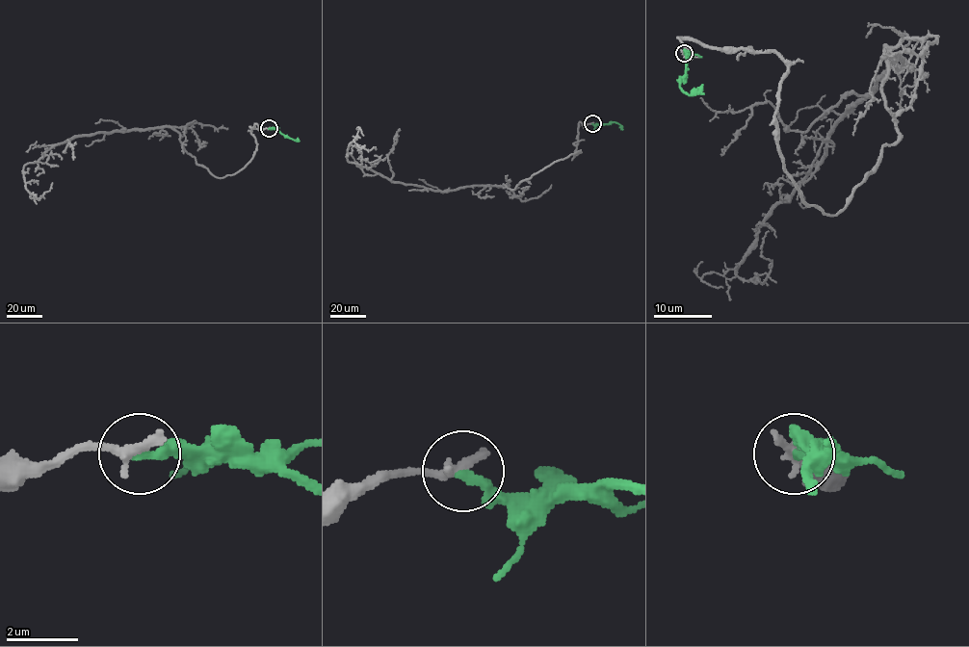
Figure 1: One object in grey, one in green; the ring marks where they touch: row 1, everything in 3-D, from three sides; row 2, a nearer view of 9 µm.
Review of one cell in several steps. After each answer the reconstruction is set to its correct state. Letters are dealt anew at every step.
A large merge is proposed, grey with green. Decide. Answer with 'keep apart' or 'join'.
keep apart

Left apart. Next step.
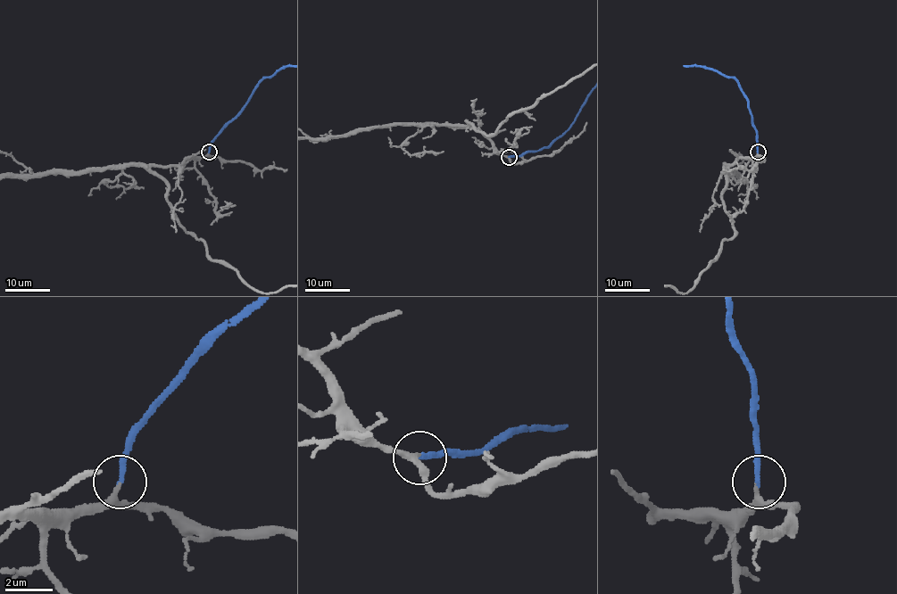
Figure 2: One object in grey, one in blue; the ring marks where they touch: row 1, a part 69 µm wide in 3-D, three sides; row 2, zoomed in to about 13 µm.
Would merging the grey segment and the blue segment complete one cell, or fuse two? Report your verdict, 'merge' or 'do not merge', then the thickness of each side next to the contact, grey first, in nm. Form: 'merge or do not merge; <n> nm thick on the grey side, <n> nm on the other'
merge; 150 nm thick on the grey side, 240 nm on the other

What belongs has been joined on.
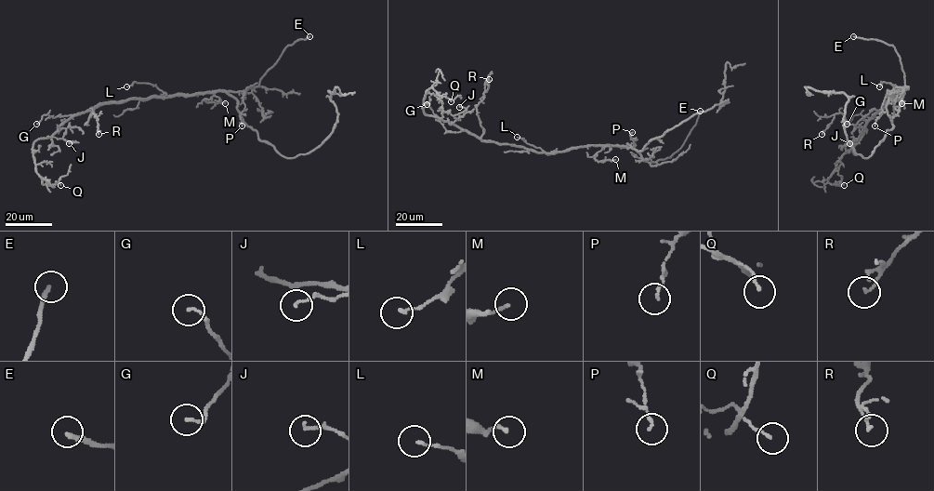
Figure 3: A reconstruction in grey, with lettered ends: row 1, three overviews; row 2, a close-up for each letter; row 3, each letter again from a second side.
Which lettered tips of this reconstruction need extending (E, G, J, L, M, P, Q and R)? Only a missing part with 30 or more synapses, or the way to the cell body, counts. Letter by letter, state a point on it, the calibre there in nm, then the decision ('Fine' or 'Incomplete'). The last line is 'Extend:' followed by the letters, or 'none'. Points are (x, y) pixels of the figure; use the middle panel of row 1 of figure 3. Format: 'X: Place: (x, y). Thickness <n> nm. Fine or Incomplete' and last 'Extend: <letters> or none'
E: Place: (700, 111). Thickness 200 nm. Incomplete
G: Place: (427, 104). Thickness 120 nm. Fine
J: Place: (459, 107). Thickness 120 nm. Fine
L: Place: (517, 137). Thickness 140 nm. Fine
M: Place: (615, 159). Thickness 150 nm. Fine
P: Place: (632, 132). Thickness 130 nm. Fine
Q: Place: (451, 101). Thickness 130 nm. Fine
R: Place: (489, 79). Thickness 120 nm. Fine
Extend: E

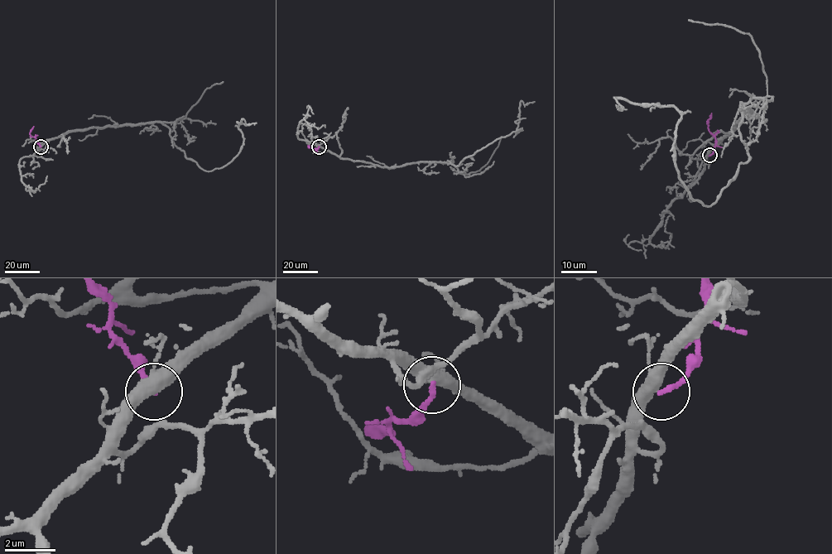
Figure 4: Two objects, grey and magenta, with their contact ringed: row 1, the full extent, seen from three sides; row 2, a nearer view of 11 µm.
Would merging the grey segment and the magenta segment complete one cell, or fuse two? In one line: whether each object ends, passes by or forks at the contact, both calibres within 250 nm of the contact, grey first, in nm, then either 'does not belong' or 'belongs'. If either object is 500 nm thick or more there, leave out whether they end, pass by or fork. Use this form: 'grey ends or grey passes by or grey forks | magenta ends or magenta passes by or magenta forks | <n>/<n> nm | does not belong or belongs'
grey forks | magenta ends | 440/190 nm | does not belong

